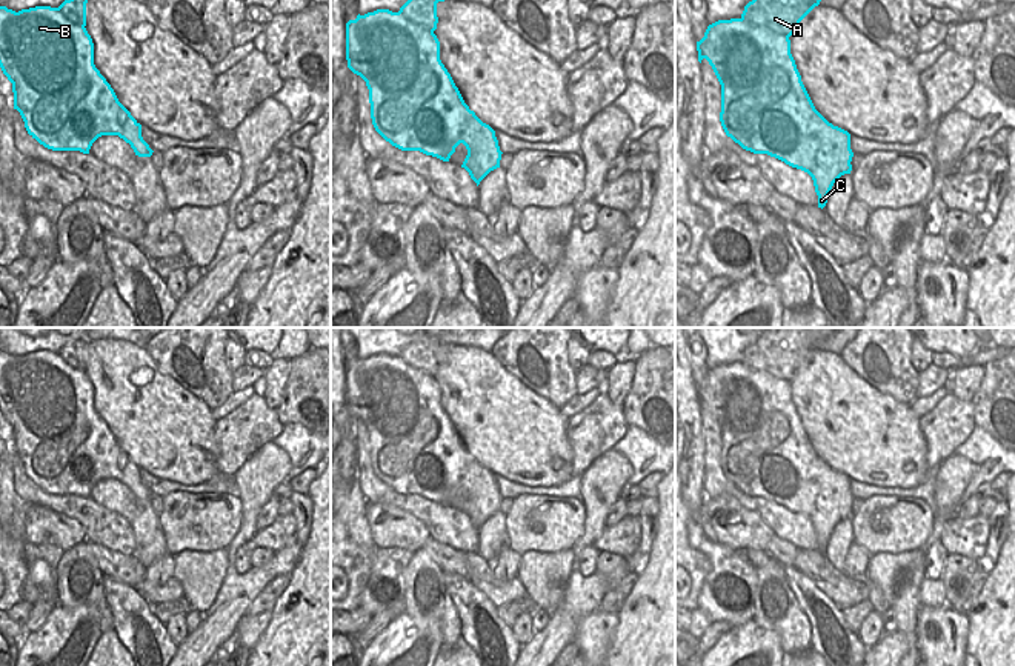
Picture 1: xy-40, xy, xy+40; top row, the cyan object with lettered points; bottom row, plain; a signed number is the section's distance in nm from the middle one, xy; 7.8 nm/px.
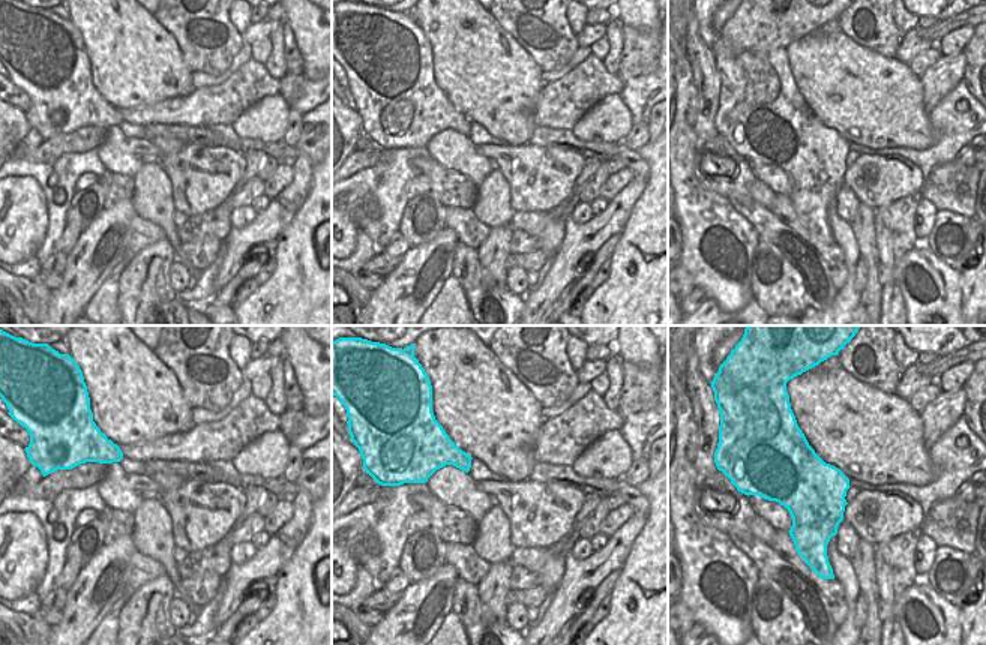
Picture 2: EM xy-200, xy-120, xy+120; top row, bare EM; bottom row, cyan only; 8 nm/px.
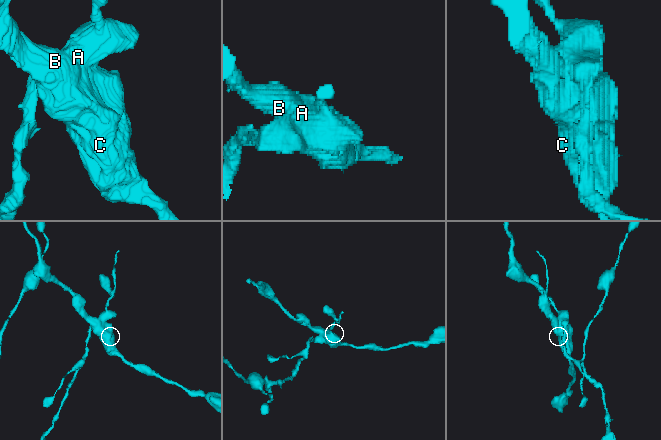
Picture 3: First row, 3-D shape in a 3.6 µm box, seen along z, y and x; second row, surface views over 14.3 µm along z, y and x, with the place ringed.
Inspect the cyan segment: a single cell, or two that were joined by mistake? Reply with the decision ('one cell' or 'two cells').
two cells

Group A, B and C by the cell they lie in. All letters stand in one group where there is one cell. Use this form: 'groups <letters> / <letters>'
groups A / B C

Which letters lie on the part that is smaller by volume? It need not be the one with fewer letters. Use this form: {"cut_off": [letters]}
{"cut_off": ["A"]}

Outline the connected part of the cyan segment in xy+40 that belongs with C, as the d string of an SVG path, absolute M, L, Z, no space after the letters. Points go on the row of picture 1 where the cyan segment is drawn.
M730 18L730 20L718 20L707 26L704 37L697 42L697 51L698 51L698 62L701 63L703 58L709 62L712 66L720 85L721 85L721 112L720 112L720 122L727 137L730 137L735 143L738 143L743 149L750 151L754 154L767 154L770 157L775 157L786 165L801 169L807 172L815 186L815 192L818 195L818 208L824 208L827 203L827 195L834 186L834 183L844 174L850 174L852 171L852 157L854 152L850 149L850 134L838 126L834 126L829 123L814 106L803 82L801 75L797 69L795 60L790 54L790 40L789 37L778 34L766 26L752 25L747 20L741 18Z

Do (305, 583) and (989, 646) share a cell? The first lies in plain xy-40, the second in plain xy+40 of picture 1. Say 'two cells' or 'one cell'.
one cell

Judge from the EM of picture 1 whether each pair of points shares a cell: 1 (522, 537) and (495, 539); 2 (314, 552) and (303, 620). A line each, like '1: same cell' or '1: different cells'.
1: different cells
2: same cell

